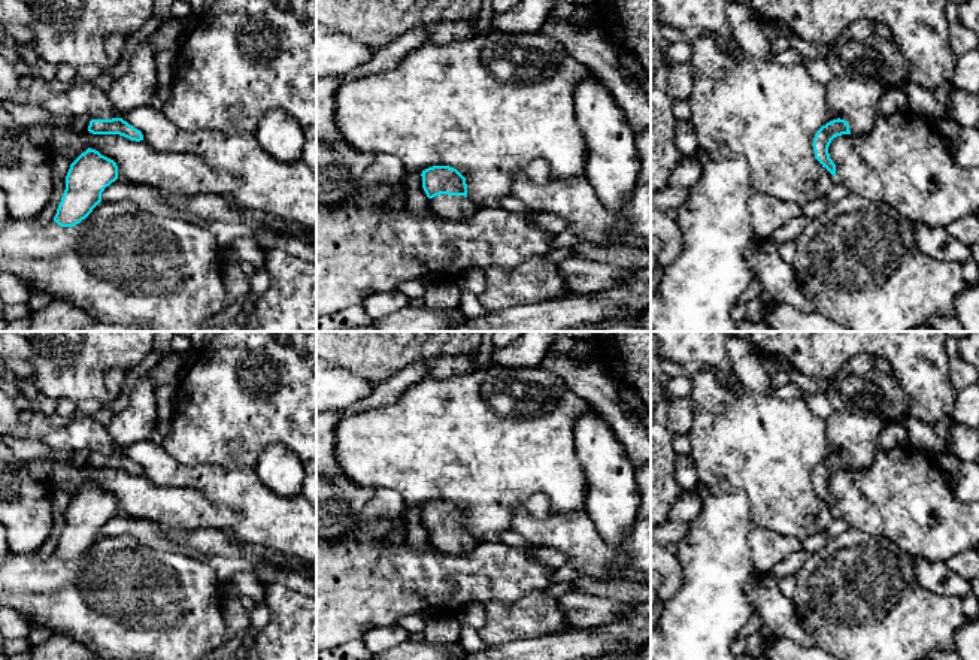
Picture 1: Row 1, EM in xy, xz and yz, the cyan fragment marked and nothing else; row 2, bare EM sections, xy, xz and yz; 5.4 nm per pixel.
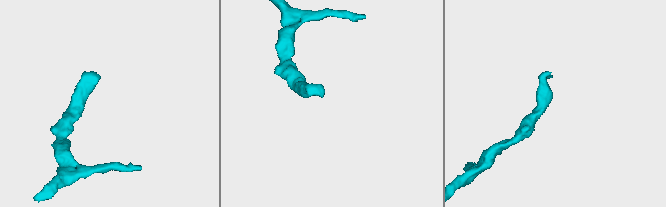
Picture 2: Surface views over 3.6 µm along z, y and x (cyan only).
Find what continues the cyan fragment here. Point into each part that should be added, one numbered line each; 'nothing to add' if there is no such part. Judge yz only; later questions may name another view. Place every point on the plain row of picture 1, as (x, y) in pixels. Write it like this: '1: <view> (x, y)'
1: yz (852, 433)

